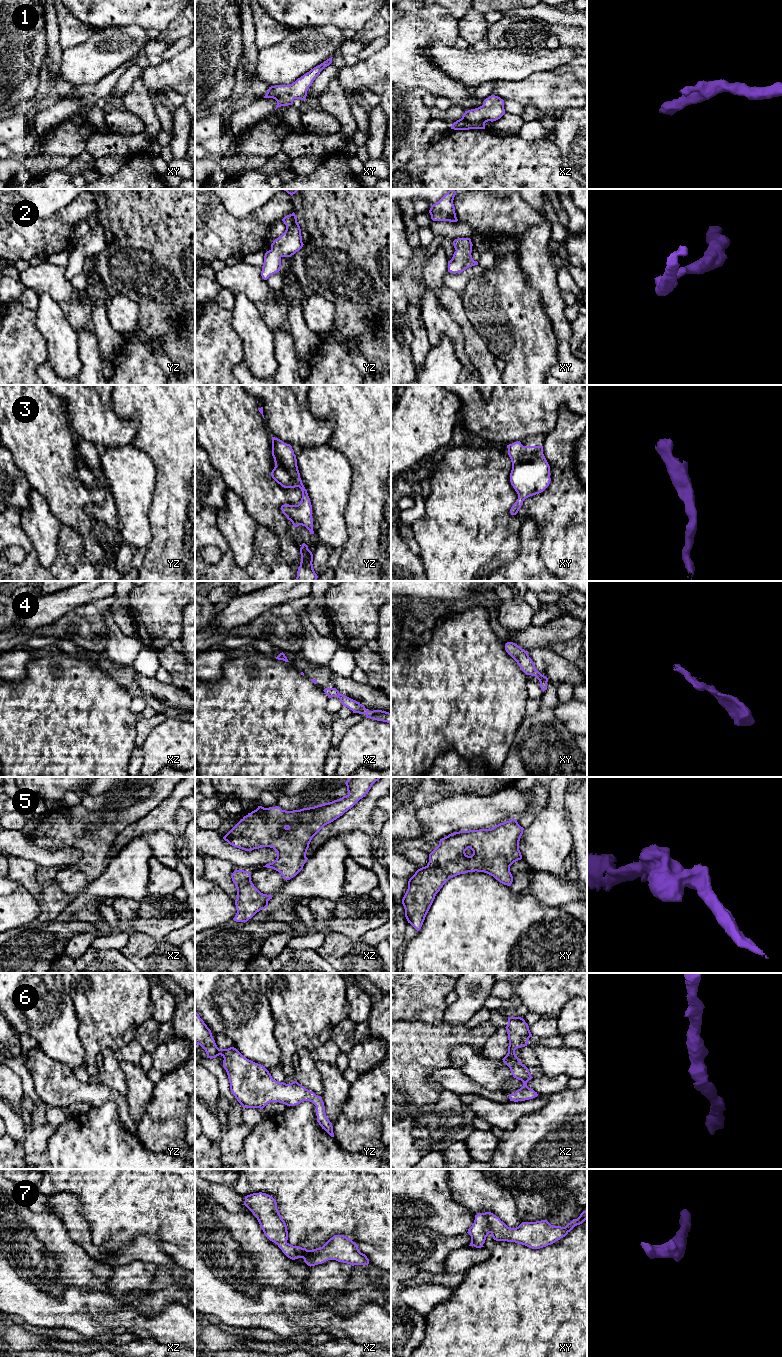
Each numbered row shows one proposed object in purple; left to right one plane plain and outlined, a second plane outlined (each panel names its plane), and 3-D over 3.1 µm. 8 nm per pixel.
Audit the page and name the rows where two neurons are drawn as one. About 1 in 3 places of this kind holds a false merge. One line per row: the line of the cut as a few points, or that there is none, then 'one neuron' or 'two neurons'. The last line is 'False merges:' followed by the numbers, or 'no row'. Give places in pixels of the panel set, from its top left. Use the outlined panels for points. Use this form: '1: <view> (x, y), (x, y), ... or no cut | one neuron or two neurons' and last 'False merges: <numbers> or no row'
1: no cut | one neuron
2: no cut | one neuron
3: no cut | one neuron
4: no cut | one neuron
5: no cut | one neuron
6: no cut | one neuron
7: no cut | one neuron
False merges: no row

